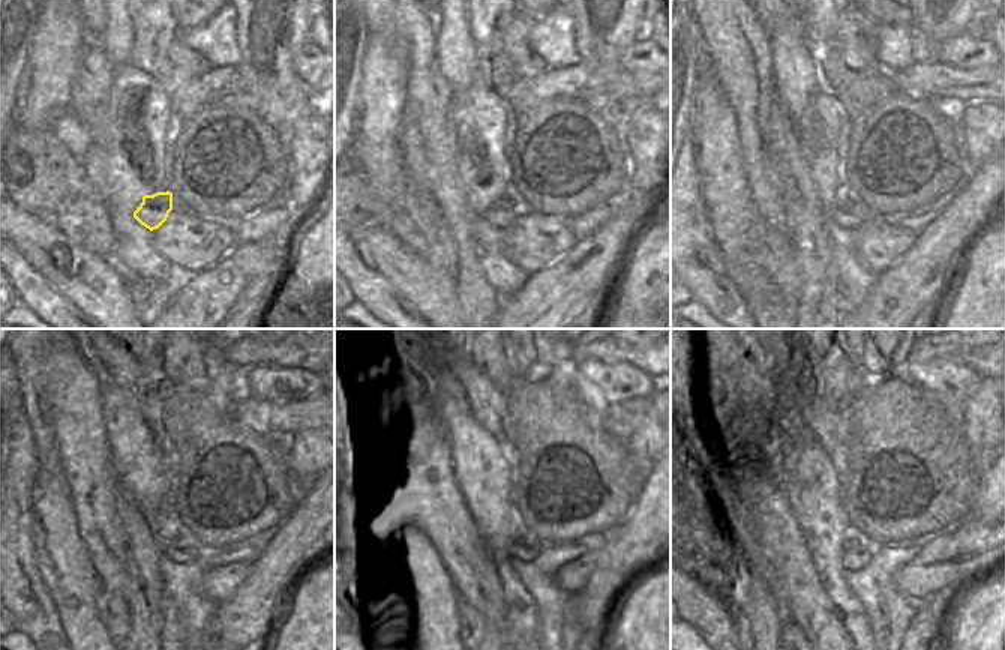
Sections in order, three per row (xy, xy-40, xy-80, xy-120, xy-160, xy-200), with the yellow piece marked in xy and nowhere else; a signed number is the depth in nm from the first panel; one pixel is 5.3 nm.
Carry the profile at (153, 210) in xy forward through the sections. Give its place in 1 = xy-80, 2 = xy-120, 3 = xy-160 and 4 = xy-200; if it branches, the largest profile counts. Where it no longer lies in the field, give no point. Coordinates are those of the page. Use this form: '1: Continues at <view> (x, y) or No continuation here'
1: Continues at xy-80 (851, 219)
2: Continues at xy-120 (179, 554)
3: Continues at xy-160 (516, 553)
4: Continues at xy-200 (852, 557)

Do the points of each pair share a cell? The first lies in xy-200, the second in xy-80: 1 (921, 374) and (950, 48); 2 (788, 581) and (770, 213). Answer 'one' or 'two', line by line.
1: one
2: one

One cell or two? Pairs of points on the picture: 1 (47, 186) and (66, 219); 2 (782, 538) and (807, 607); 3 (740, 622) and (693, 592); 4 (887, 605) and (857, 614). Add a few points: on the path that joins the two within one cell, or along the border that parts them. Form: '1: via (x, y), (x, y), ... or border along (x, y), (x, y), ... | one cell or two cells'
1: border along (83, 180), (75, 180), (68, 197), (47, 216) | two cells
2: via (782, 554), (782, 562), (798, 590) | one cell
3: via (728, 617), (716, 614), (705, 604) | one cell
4: border along (846, 581), (864, 611), (872, 634) | two cells

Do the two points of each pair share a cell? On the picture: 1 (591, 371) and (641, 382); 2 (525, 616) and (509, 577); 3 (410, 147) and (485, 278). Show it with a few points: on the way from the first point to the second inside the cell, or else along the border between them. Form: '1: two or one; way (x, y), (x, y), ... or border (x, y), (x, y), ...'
1: one; way (603, 376), (617, 382), (629, 382)
2: one; way (525, 607), (525, 602), (510, 586)
3: two; border (422, 143), (426, 152), (425, 189)

